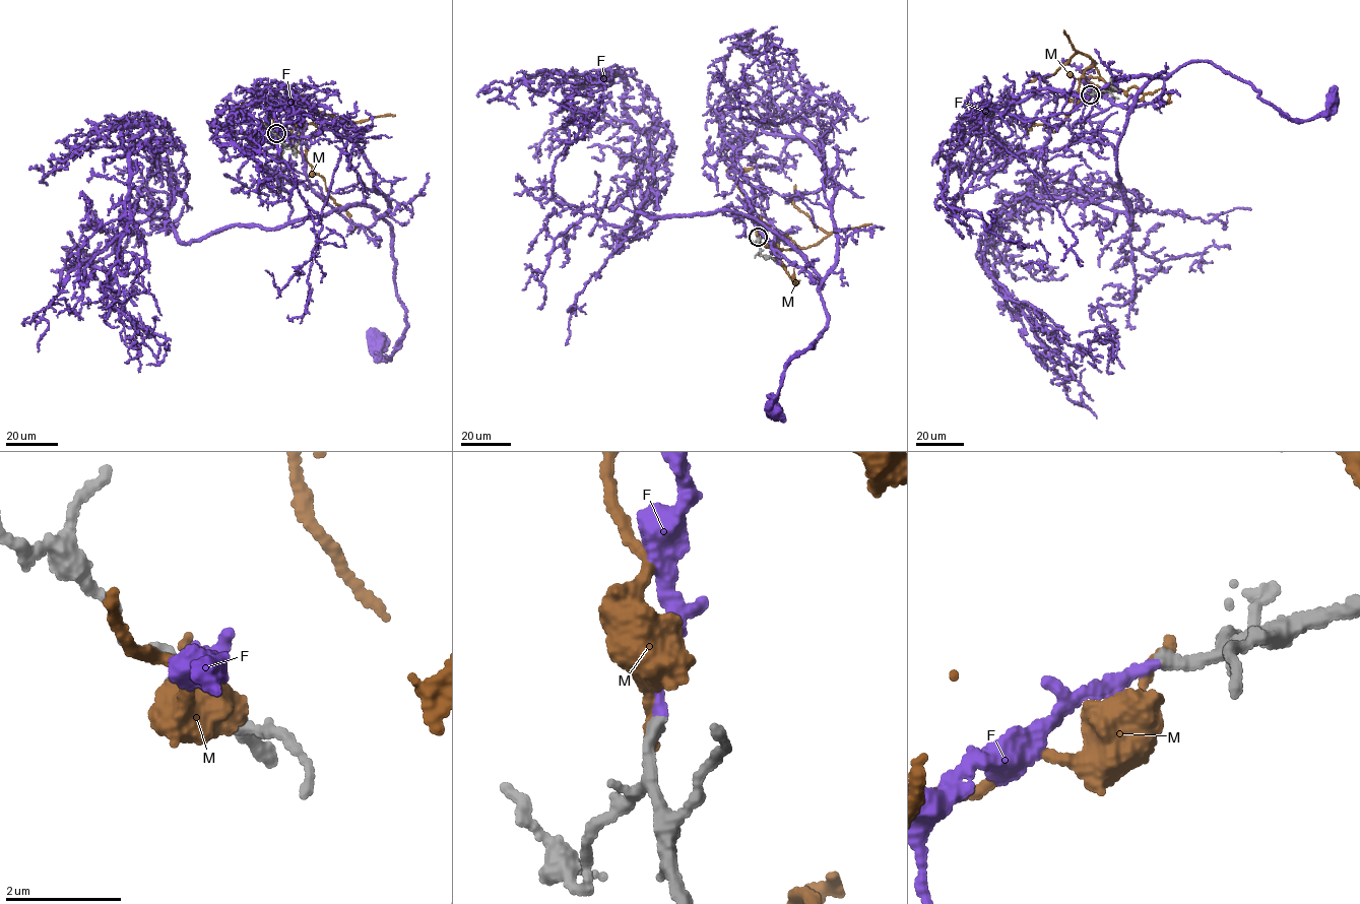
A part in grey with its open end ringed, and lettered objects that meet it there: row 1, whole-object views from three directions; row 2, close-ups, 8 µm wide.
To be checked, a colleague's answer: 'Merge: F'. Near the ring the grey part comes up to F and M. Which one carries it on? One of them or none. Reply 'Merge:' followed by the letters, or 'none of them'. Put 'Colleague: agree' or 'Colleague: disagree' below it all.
Merge: F
Colleague: agree

